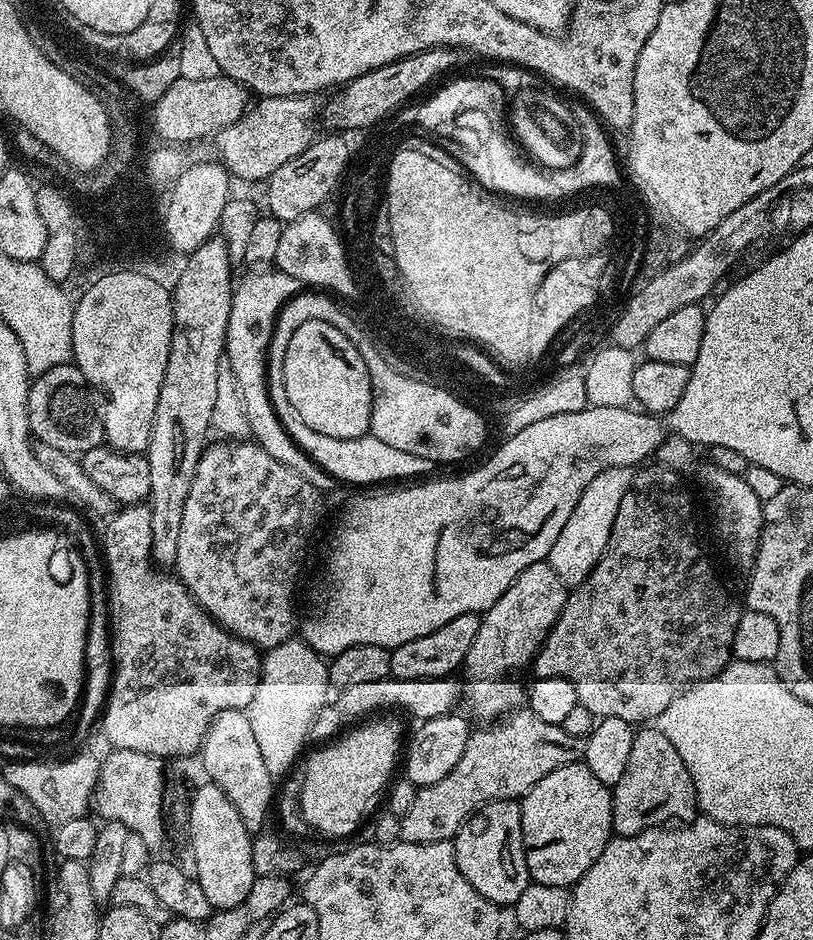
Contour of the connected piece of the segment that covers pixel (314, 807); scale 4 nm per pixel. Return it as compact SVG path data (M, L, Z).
M384 718L357 723L331 742L317 747L320 748L317 752L307 753L308 761L306 756L302 764L305 782L301 810L309 829L317 828L321 837L351 837L377 811L376 795L389 787L392 771L395 768L397 771L402 756L400 724L396 720L380 719Z

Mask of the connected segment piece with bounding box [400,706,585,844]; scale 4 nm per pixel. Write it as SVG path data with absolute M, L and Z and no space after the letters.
M521 706L507 716L489 723L469 735L466 750L462 750L462 758L458 758L458 766L442 778L442 782L434 782L425 788L417 788L414 802L410 810L400 817L400 840L406 844L433 844L443 840L452 840L456 831L464 825L484 804L495 800L519 801L546 774L558 770L567 764L579 764L584 758L585 737L566 734L563 724L545 722L538 718L527 706Z

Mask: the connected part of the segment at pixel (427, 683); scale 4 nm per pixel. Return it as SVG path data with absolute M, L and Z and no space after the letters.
M389 674L378 682L358 682L355 686L339 689L340 697L334 700L336 708L344 716L345 721L360 722L365 718L375 717L383 708L397 708L400 712L409 712L416 722L423 722L430 718L447 716L452 708L462 700L462 684L452 676L439 676L429 680L415 680L414 678L394 678Z

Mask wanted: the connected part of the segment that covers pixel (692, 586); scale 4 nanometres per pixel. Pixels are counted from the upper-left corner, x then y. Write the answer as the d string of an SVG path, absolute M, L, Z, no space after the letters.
M644 466L639 469L633 475L630 486L626 490L626 498L622 498L622 506L618 506L618 515L614 517L614 526L612 527L612 533L610 534L610 542L606 546L606 550L602 554L602 558L594 566L592 573L584 579L581 584L575 585L568 593L568 600L562 606L562 614L554 622L554 626L550 630L550 634L544 639L544 645L536 652L536 658L532 661L530 668L531 671L536 671L535 675L539 678L566 678L570 682L576 684L577 690L580 691L580 704L586 706L586 710L590 710L590 714L597 718L622 718L627 724L633 726L643 725L645 722L656 722L659 721L662 710L666 710L666 706L670 706L670 702L674 702L674 698L679 696L681 692L686 688L691 688L693 684L697 684L700 680L709 680L718 675L728 663L733 659L732 655L732 642L734 640L734 630L738 628L738 622L740 621L740 614L742 611L742 604L740 605L734 597L728 593L728 588L726 585L720 581L720 576L716 573L716 568L714 565L708 561L708 556L706 553L700 549L700 540L696 537L696 512L692 509L692 496L690 493L684 489L685 482L682 476L672 471L671 467L664 466L664 468L648 468L649 466Z

